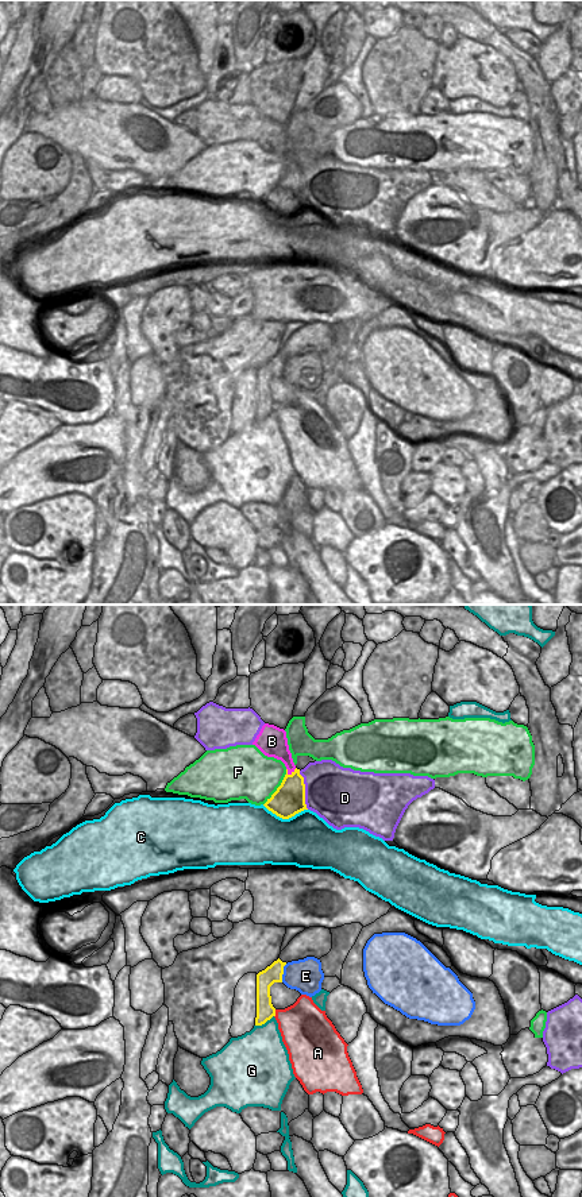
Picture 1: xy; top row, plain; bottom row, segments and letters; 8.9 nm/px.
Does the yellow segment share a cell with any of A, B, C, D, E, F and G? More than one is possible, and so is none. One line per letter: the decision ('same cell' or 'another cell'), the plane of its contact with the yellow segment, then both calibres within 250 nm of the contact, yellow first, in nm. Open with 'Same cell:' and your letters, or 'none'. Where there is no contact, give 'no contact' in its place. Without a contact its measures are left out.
Same cell: B
A: another cell | xy | 170/380 nm
B: same cell | xy | 280/180 nm
C: another cell | xy | 280/460 nm
D: another cell | xy | 280/480 nm
E: another cell | xy | 160/300 nm
F: another cell | xy | 280/440 nm
G: another cell | xy | 170/400 nm

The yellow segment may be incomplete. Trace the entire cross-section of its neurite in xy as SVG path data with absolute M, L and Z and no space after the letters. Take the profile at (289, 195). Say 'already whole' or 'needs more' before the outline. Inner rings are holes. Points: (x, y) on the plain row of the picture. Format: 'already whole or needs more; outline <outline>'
needs more; outline M265 119L253 140L265 151L281 155L286 162L286 170L281 181L263 201L282 215L289 215L308 205L304 173L293 158L286 127L274 120Z

